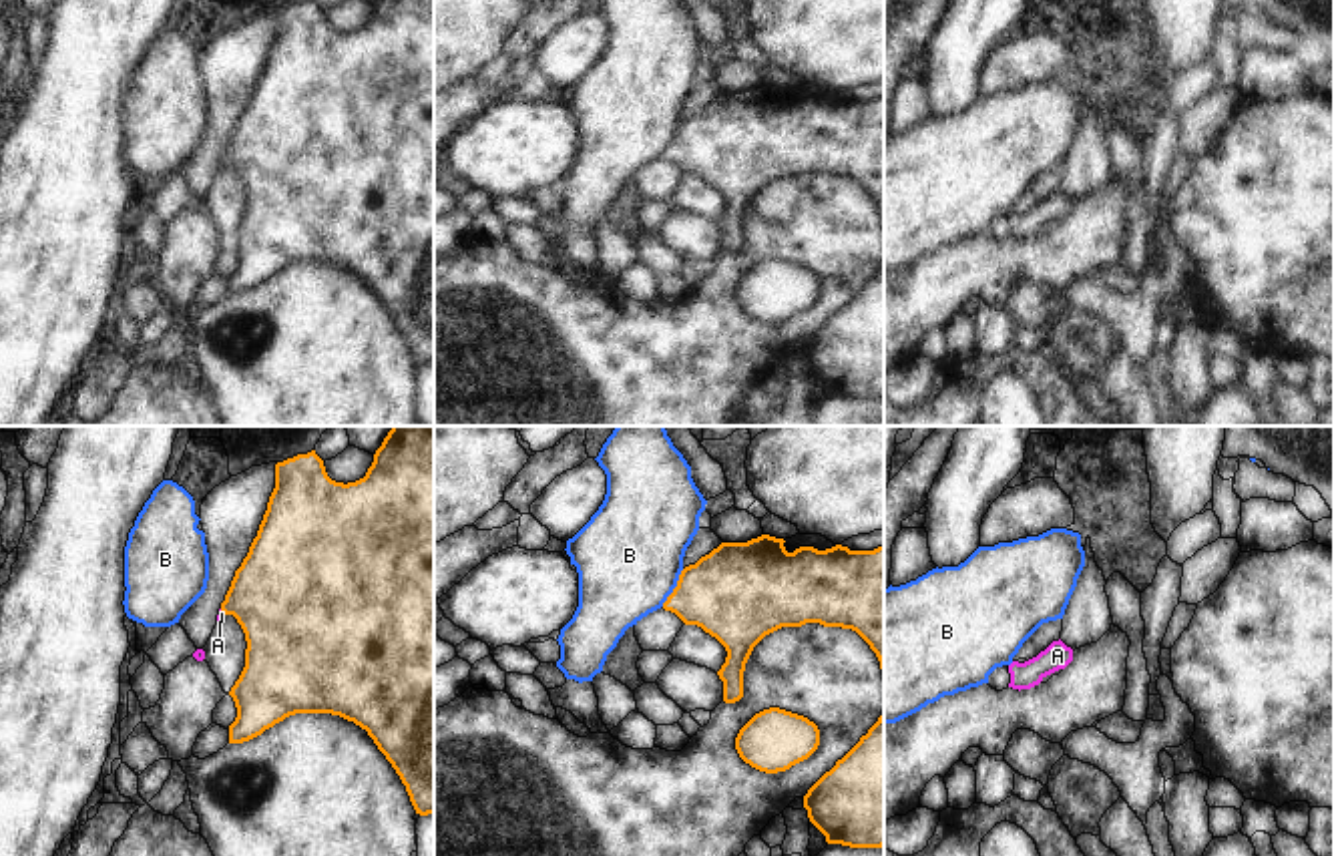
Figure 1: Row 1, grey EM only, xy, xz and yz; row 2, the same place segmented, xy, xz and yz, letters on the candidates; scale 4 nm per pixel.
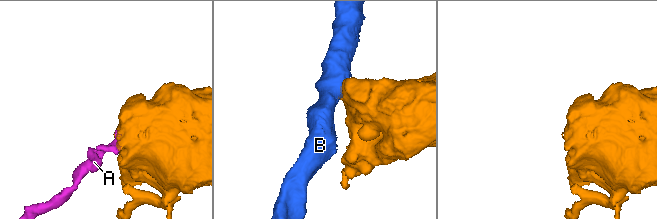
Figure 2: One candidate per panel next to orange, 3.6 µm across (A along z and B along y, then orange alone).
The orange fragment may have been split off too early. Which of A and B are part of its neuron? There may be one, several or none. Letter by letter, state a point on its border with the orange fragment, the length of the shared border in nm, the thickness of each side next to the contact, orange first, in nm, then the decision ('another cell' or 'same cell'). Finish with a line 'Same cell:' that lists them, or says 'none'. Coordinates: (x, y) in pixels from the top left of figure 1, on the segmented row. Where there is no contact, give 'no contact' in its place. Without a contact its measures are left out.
A: meets orange in xy at (224, 611); contact 40 nm long; 420 nm thick on the orange side, 20 nm on the other; same cell
B: meets orange in xz at (676, 587); contact 180 nm long; 400 nm thick on the orange side, 440 nm on the other; another cell
Same cell: A

